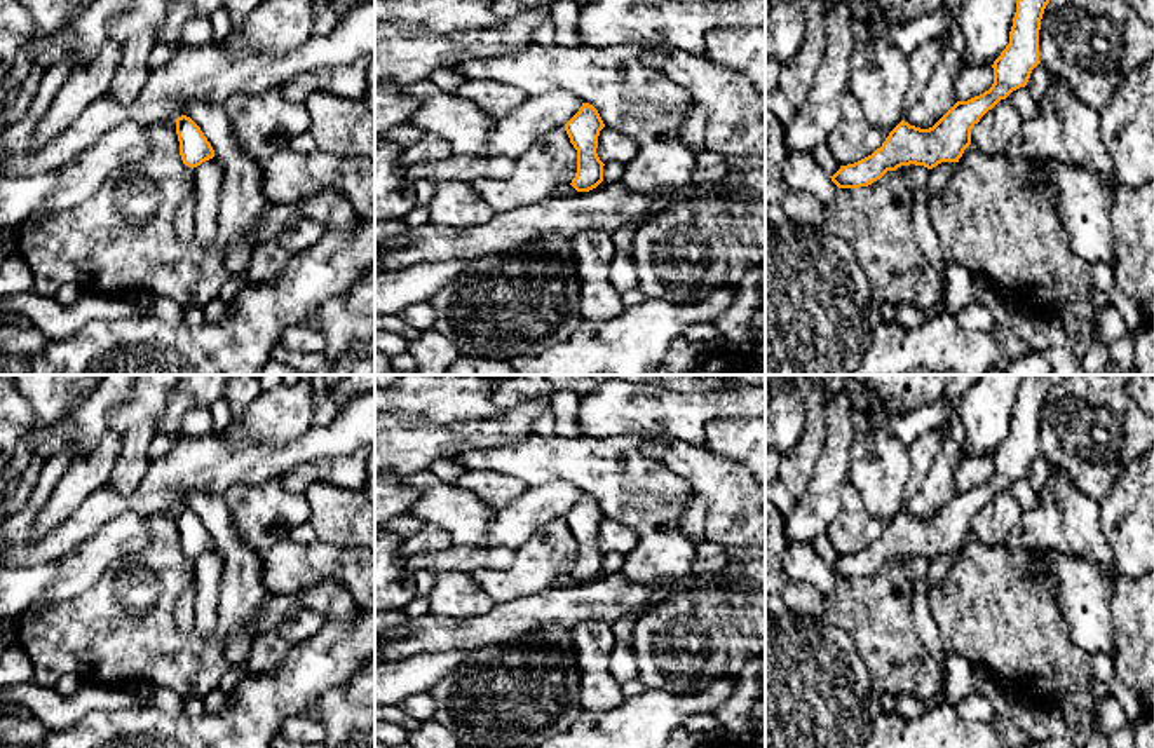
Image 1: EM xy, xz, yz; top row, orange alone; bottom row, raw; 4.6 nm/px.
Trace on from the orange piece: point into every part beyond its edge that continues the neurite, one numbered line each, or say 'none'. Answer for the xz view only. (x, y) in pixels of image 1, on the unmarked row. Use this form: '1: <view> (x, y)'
none

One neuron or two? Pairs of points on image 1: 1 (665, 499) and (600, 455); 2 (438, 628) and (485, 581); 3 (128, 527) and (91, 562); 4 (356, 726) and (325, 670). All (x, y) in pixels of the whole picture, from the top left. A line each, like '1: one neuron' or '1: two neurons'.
1: one neuron
2: two neurons
3: one neuron
4: two neurons

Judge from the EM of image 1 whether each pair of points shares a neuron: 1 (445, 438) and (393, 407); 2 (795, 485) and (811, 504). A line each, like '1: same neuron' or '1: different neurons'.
1: different neurons
2: different neurons

